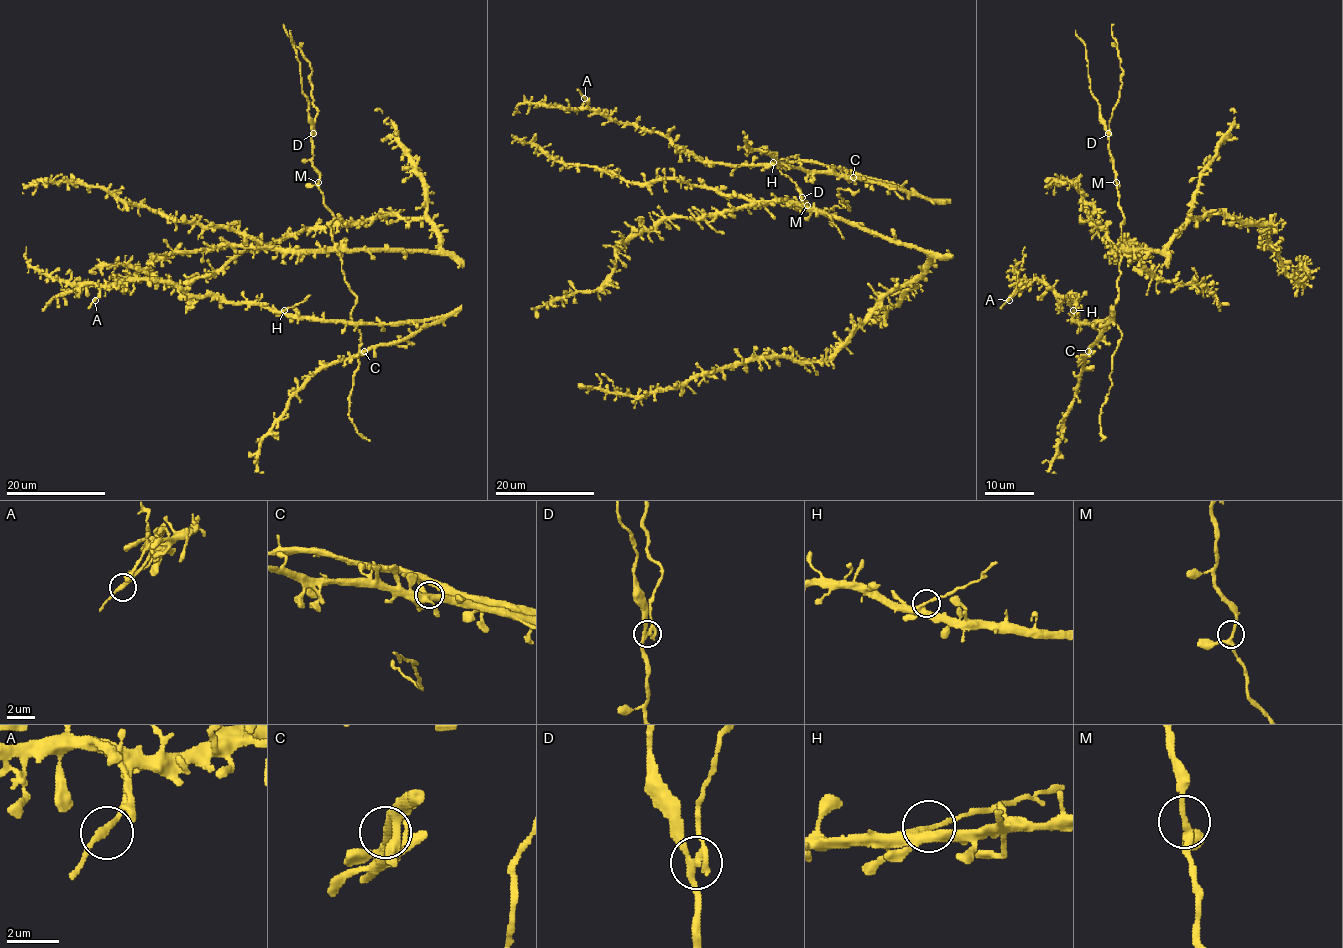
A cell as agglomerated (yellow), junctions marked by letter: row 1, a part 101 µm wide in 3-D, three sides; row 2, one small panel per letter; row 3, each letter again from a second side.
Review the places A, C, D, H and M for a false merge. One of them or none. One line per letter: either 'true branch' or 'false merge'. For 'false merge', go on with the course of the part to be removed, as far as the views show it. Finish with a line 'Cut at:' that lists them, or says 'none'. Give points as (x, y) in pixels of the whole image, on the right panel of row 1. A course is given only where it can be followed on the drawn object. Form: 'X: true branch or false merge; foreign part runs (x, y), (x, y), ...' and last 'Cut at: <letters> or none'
A: true branch
C: true branch
D: false merge; foreign part runs (1109, 133), (1109, 121), (1119, 98), (1122, 69), (1117, 43), (1113, 36), (1114, 24)
H: true branch
M: true branch
Cut at: D

